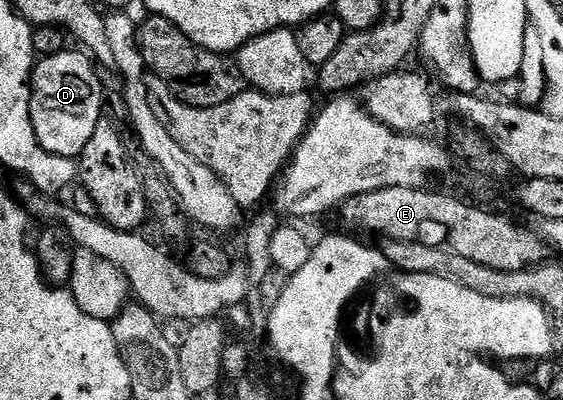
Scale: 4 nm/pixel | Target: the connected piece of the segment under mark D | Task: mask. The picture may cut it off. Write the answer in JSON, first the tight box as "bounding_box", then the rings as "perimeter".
{"bounding_box":[29,52,102,159],"perimeter":[[[69,52],[42,56],[34,64],[29,82],[29,118],[42,147],[60,157],[77,159],[102,120],[101,81],[93,70],[94,62],[84,52]]]}

